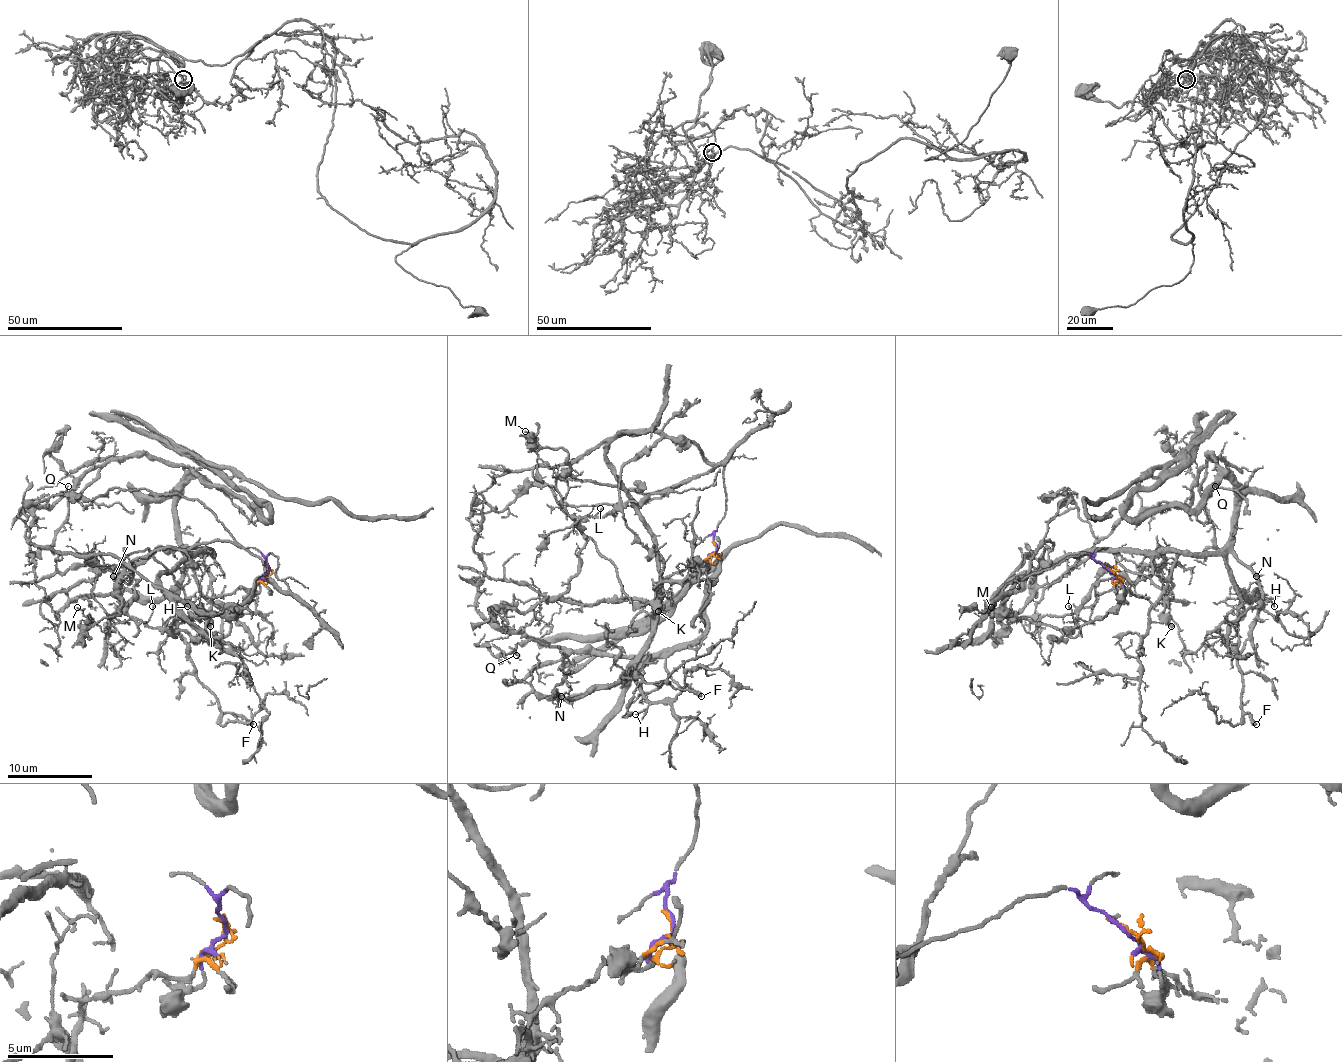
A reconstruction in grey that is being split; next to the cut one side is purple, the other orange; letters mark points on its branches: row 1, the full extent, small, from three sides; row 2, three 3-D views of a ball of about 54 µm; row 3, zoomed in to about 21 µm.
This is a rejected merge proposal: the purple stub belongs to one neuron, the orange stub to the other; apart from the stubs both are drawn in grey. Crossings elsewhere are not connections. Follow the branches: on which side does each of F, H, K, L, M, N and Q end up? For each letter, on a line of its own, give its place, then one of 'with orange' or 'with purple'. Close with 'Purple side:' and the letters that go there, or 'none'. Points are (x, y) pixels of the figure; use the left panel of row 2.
F: at (253, 724); with orange
H: at (187, 606); with orange
K: at (210, 626); with purple
L: at (152, 606); with purple
M: at (77, 607); with purple
N: at (113, 576); with orange
Q: at (68, 486); with orange
Purple side: K, L, M

